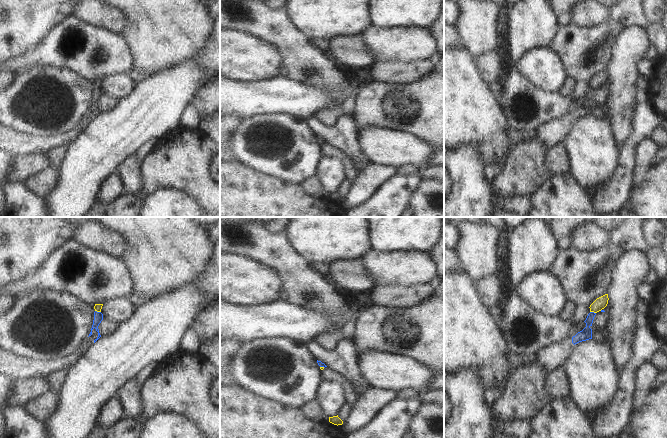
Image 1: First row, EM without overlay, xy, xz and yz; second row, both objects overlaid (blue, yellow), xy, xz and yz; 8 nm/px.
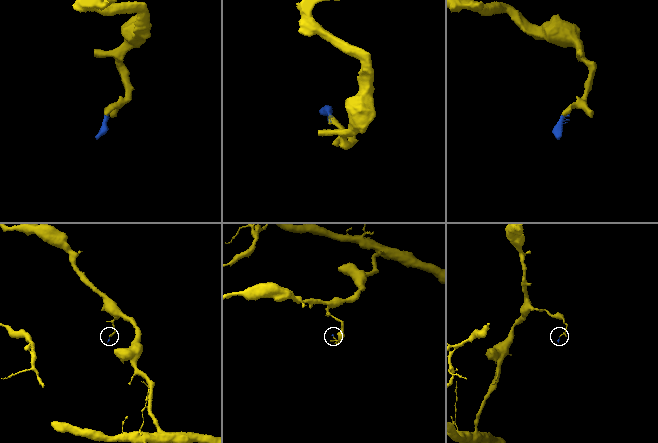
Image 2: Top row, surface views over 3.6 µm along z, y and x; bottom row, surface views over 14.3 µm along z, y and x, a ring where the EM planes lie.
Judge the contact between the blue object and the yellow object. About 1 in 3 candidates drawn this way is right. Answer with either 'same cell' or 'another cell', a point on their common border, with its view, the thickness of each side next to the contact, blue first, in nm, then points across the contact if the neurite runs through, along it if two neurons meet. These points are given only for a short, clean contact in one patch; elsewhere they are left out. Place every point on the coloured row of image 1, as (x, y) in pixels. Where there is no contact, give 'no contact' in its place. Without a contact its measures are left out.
same cell; contact yz (593, 312); calibres 90 and 100 nm; way yz (586, 334), (588, 321), (593, 312), (600, 303)

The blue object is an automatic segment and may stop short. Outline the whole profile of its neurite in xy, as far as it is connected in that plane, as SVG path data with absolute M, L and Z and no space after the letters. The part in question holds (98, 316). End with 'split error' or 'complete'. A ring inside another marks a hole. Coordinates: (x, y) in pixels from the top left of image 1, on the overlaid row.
M95 304L94 309L94 320L93 320L93 325L91 328L91 332L89 334L89 336L92 335L92 330L95 328L96 331L98 332L98 337L94 340L94 343L101 337L100 333L99 333L99 329L98 326L101 323L101 321L103 320L103 314L101 313L101 309L102 309L103 304Z; split error

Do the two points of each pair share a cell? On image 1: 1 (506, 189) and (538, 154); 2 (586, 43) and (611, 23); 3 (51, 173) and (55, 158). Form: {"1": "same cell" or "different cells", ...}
{"1": "same cell", "2": "same cell", "3": "different cells"}

